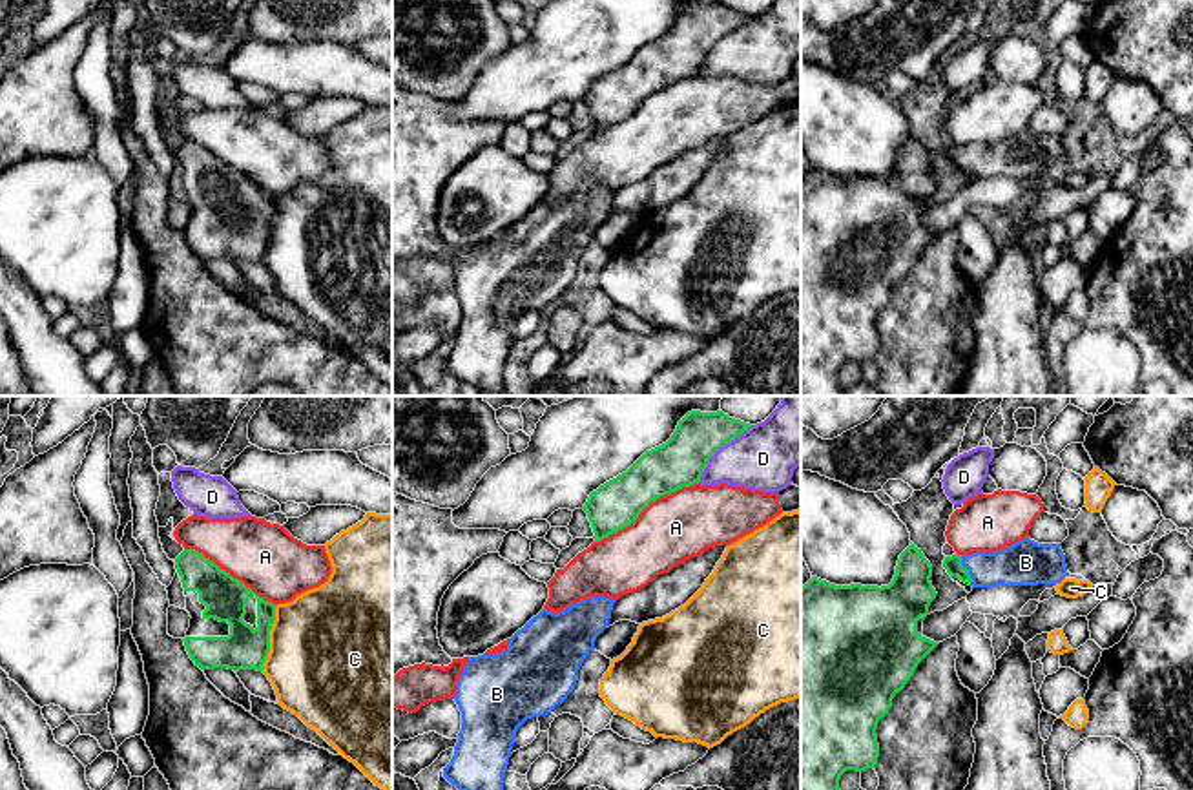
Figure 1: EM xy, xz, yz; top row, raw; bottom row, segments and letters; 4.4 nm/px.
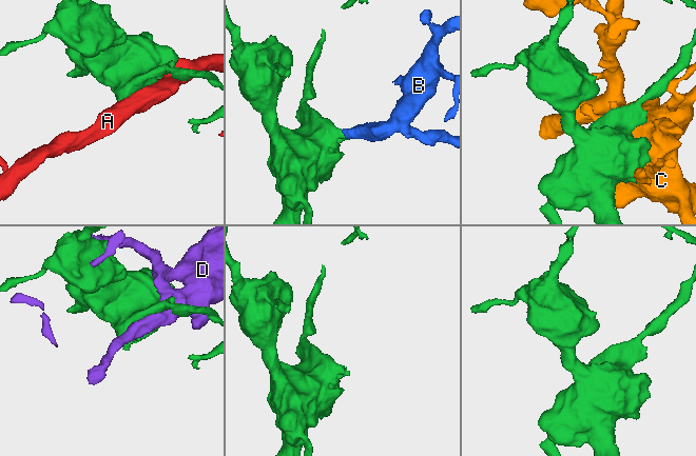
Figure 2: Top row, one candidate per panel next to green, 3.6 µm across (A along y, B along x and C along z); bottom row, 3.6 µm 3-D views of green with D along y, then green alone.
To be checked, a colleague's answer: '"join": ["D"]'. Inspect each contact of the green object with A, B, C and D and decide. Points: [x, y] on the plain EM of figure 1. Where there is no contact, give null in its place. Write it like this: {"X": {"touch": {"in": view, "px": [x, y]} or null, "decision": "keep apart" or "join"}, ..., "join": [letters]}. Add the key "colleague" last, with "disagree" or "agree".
{"A": {"touch": {"in": "xz", "px": [646, 97]}, "decision": "keep apart"}, "B": {"touch": {"in": "yz", "px": [967, 161]}, "decision": "join"}, "C": {"touch": {"in": "xy", "px": [269, 230]}, "decision": "keep apart"}, "D": {"touch": {"in": "xz", "px": [719, 39]}, "decision": "keep apart"}, "join": ["B"], "colleague": "disagree"}

